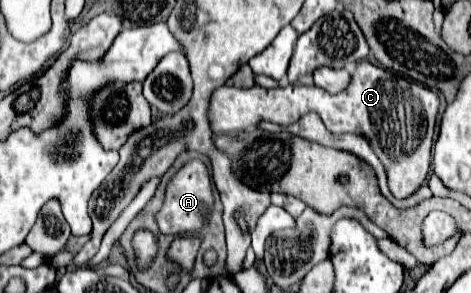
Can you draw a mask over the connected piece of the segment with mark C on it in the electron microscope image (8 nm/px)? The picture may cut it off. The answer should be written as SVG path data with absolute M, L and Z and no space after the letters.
M367 60L357 64L351 84L339 94L327 94L317 86L301 84L273 90L265 90L261 86L253 86L247 90L235 86L215 88L209 102L209 126L215 134L241 132L257 126L261 120L287 126L297 122L303 114L311 110L319 112L329 132L357 132L369 140L373 152L385 166L387 184L395 198L407 198L417 188L421 188L431 166L433 134L439 118L439 96L429 88L407 82L405 78Z

